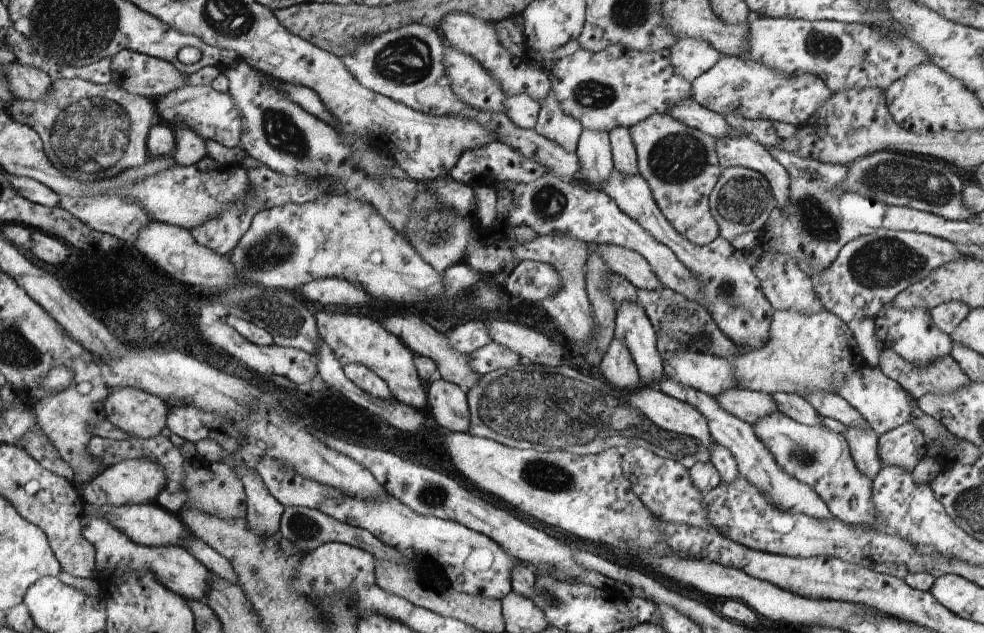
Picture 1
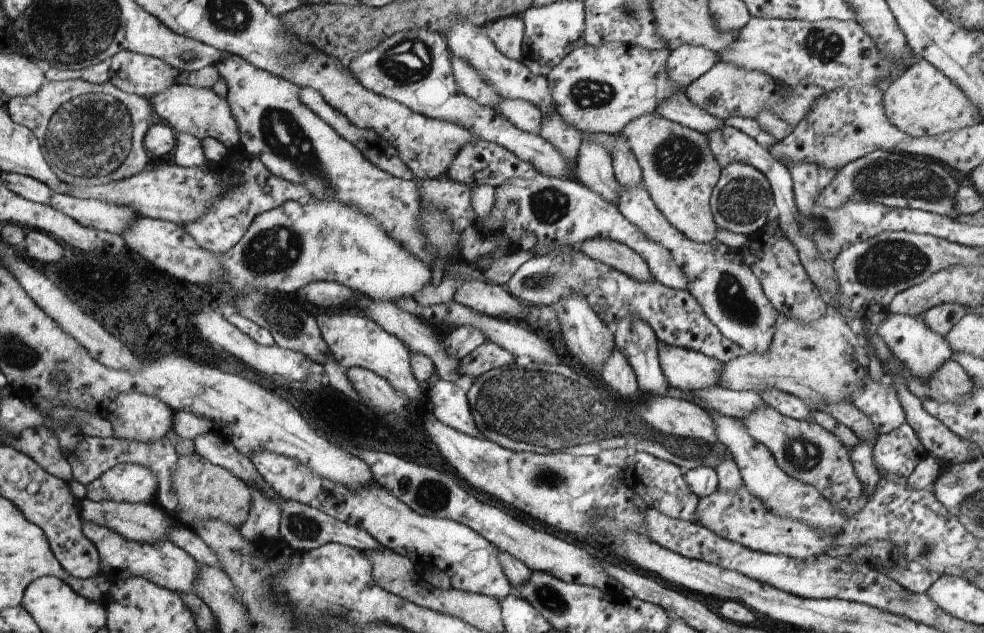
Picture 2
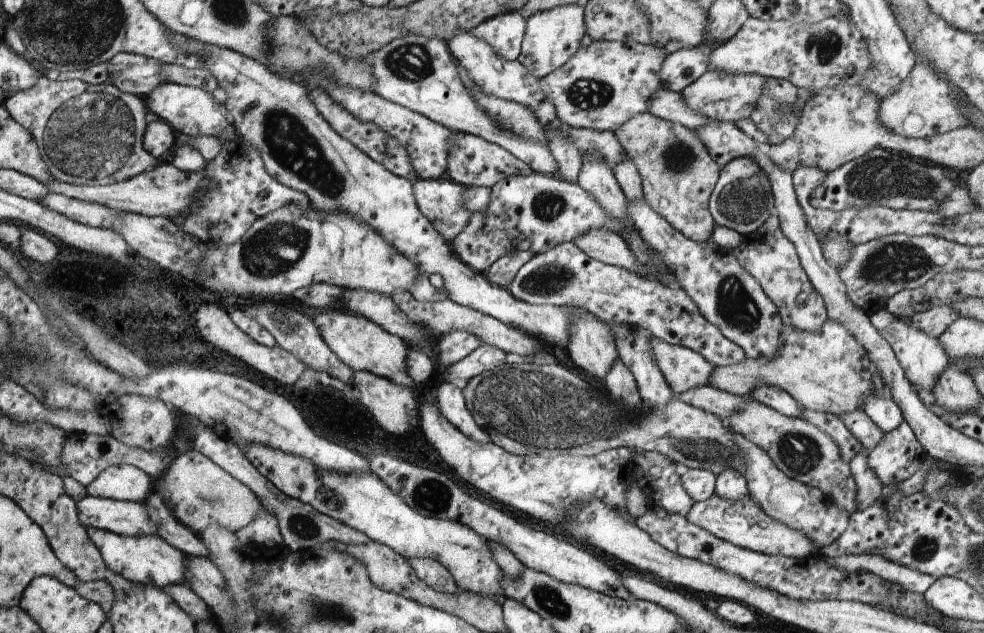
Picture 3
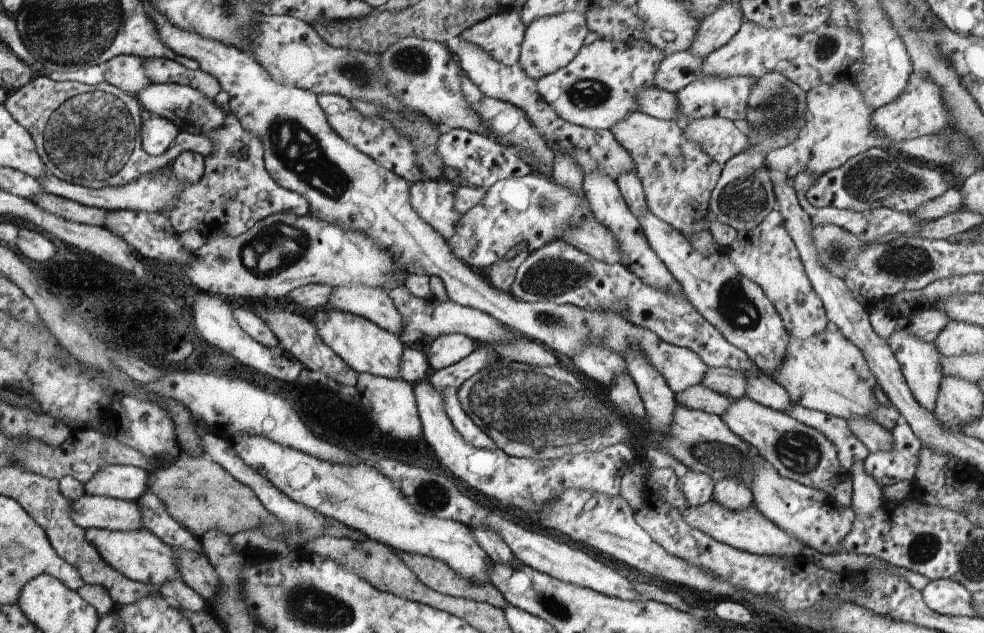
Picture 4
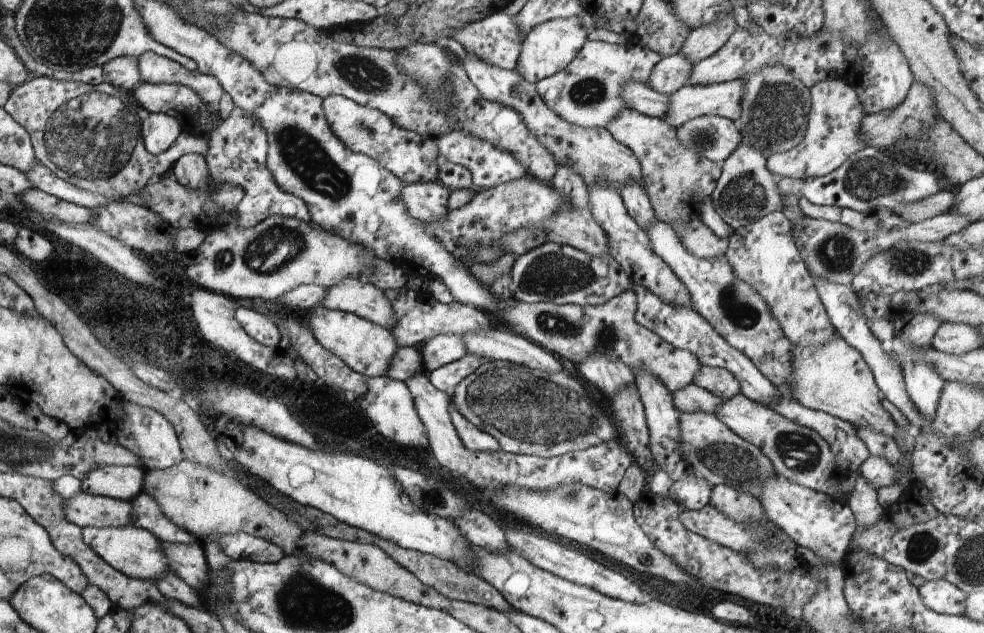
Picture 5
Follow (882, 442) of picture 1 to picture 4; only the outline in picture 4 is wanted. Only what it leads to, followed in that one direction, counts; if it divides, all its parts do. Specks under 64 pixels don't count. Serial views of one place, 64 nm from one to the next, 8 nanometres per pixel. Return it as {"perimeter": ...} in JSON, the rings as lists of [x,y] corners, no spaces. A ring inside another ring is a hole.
{"perimeter":[[[898,421],[889,431],[891,448],[868,453],[863,461],[863,470],[881,488],[913,480],[917,468],[917,452],[921,449],[919,439],[907,423]]]}

